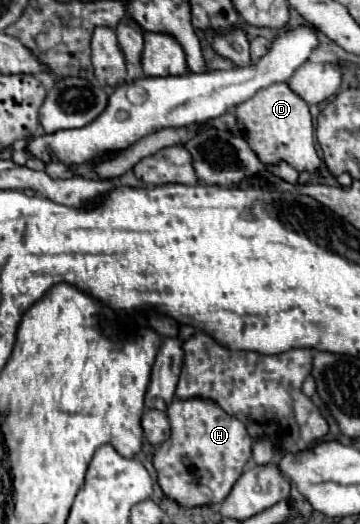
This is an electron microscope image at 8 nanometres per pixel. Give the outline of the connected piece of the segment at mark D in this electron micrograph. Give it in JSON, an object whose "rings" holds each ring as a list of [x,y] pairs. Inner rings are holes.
{"rings":[[[273,83],[257,91],[249,101],[237,107],[235,115],[245,125],[247,143],[263,163],[275,163],[283,159],[299,173],[317,171],[321,167],[321,159],[313,141],[313,119],[309,105],[287,83]]]}

